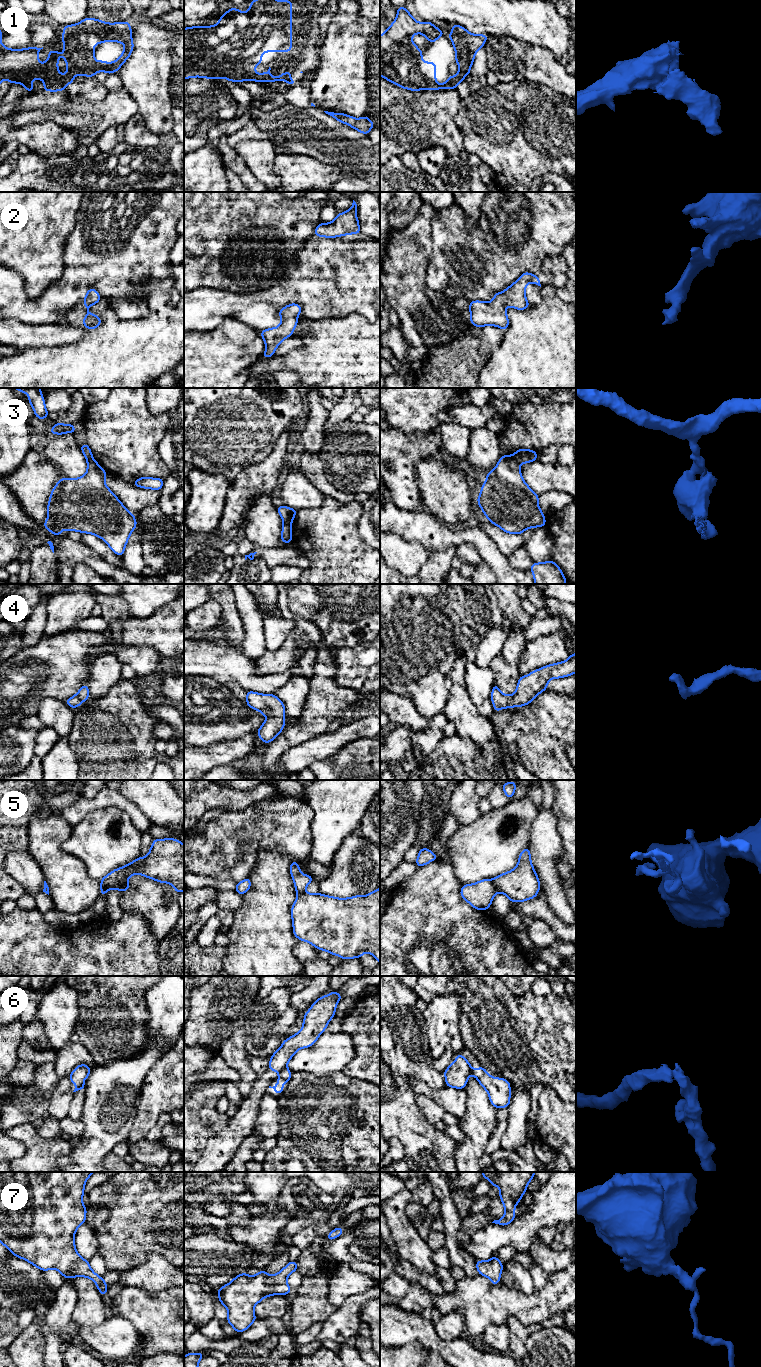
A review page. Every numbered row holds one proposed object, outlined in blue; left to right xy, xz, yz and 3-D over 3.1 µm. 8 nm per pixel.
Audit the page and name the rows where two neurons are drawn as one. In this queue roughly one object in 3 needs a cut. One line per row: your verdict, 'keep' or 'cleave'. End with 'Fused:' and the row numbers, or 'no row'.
1: keep
2: keep
3: cleave
4: keep
5: cleave
6: cleave
7: keep
Fused: 3, 5, 6

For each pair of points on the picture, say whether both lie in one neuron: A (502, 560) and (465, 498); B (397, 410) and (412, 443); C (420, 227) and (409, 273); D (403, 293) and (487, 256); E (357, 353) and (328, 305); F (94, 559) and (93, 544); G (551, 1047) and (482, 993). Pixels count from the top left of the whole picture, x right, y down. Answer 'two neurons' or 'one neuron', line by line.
A: two neurons
B: two neurons
C: one neuron
D: two neurons
E: two neurons
F: two neurons
G: one neuron

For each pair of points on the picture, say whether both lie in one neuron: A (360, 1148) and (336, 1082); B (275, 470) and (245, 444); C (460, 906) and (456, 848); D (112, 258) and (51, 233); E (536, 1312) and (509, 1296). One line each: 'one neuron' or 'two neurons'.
A: one neuron
B: two neurons
C: two neurons
D: two neurons
E: one neuron

